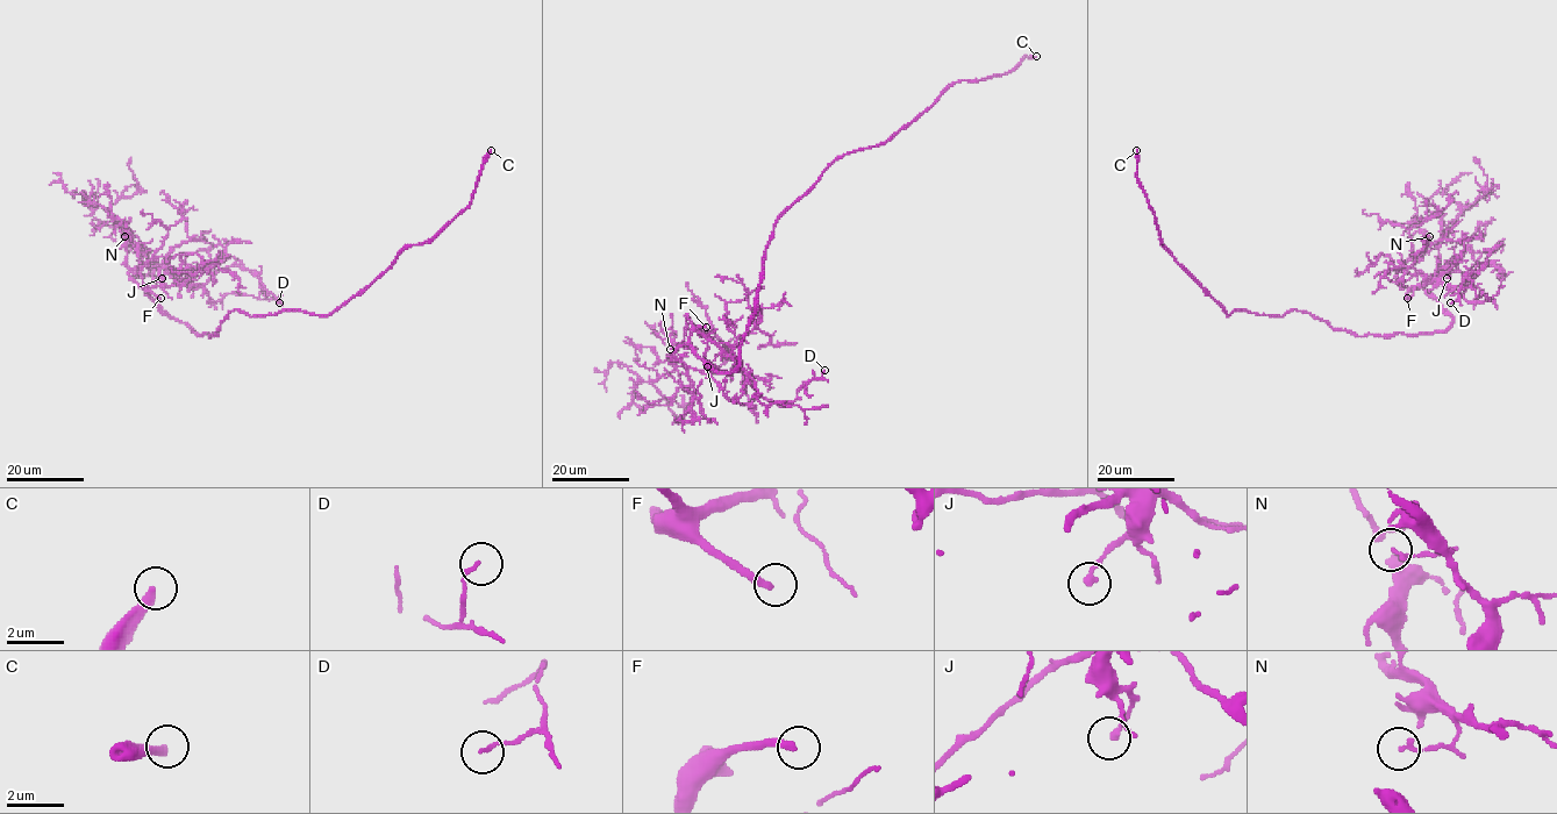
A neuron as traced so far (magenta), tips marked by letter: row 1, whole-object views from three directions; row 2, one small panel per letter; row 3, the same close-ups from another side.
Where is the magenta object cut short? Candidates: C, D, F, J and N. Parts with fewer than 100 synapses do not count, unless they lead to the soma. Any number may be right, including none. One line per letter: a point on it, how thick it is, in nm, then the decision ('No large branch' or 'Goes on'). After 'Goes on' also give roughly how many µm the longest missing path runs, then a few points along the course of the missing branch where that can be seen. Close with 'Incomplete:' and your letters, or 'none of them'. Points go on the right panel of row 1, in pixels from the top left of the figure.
C: Place: (1136, 150). Thickness 340 nm. Goes on. Missing length about 250 µm
D: Place: (1450, 302). Thickness 110 nm. No large branch
F: Place: (1407, 298). Thickness 260 nm. Goes on. Missing length about 60 µm. Course of what is missing: (1407, 298), (1409, 306), (1415, 306), (1427, 292), (1418, 298), (1421, 322), (1433, 307), (1434, 297)
J: Place: (1447, 278). Thickness 200 nm. No large branch
N: Place: (1429, 236). Thickness 140 nm. No large branch
Incomplete: C, F

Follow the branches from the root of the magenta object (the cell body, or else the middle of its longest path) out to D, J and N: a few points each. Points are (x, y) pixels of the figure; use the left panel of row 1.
D: (222, 322), (216, 336), (199, 335), (145, 288), (180, 280), (201, 286), (240, 265), (279, 302)
J: (222, 322), (211, 336), (171, 318), (145, 288), (163, 284), (158, 271), (165, 268), (162, 278)
N: (222, 322), (216, 335), (211, 336), (199, 335), (171, 318), (145, 291), (137, 243), (133, 236), (125, 236)

